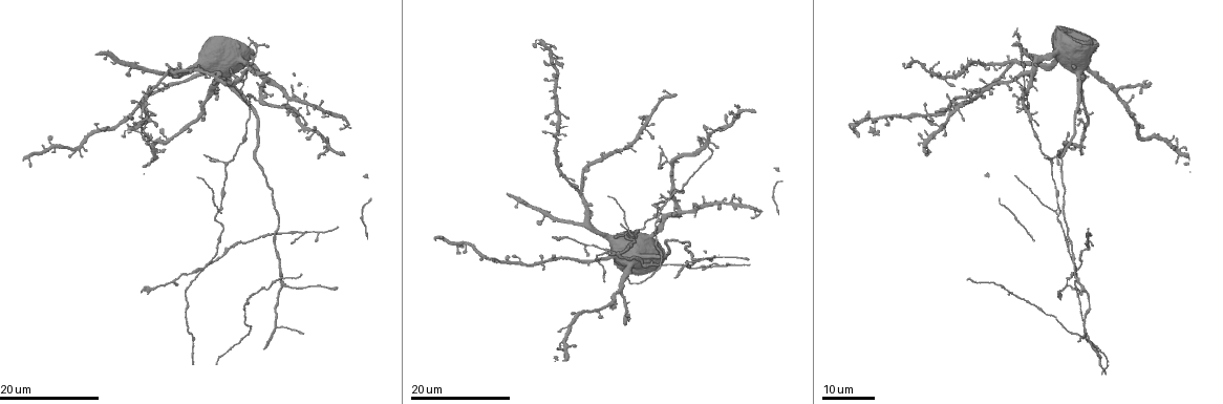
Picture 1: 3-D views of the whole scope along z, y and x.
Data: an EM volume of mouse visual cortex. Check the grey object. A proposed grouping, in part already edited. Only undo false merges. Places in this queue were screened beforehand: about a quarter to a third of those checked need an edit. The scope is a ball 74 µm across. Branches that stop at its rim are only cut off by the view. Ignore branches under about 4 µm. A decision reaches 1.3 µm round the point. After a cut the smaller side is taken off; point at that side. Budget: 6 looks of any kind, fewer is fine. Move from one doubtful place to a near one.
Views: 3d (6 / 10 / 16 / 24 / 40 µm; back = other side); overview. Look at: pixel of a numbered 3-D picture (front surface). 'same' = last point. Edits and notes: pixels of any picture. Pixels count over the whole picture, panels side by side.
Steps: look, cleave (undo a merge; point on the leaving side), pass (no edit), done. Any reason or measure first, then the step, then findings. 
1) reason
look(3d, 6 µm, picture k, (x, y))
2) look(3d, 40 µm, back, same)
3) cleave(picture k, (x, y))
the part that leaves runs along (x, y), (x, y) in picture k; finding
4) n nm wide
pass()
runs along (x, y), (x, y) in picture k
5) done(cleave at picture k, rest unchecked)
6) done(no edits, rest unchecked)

three-way junction
look(3d, 24 µm, picture 1, (208, 263))

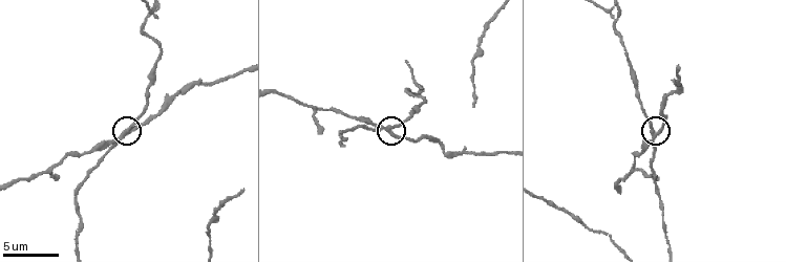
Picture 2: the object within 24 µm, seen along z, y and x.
look(3d, 6 µm, picture 2, (391, 133))

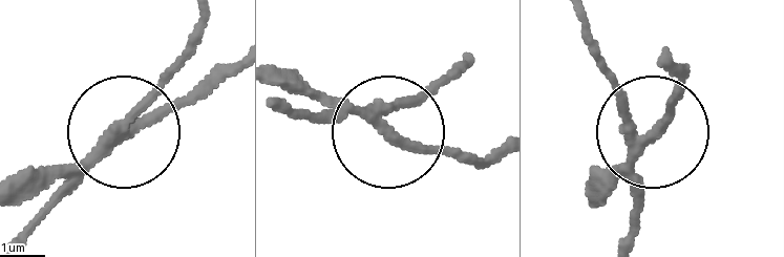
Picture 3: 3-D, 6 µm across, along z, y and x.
3 arms
cleave(picture 3, (37, 188))
a second neuron is stuck on

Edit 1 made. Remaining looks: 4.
looks like a crossing
look(3d, 10 µm, picture 2, (417, 92))

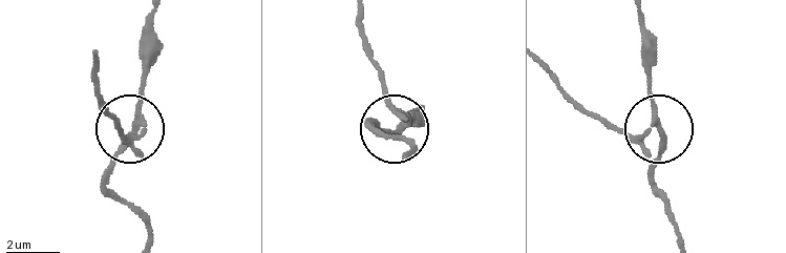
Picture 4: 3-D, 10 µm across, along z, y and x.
cleave(picture 4, (119, 132))
the part that leaves runs along (408, 127), (390, 101), (361, 19) in picture 4; a second neuron is stuck on

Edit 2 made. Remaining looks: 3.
three arms meet
look(3d, 24 µm, picture 1, (226, 164))

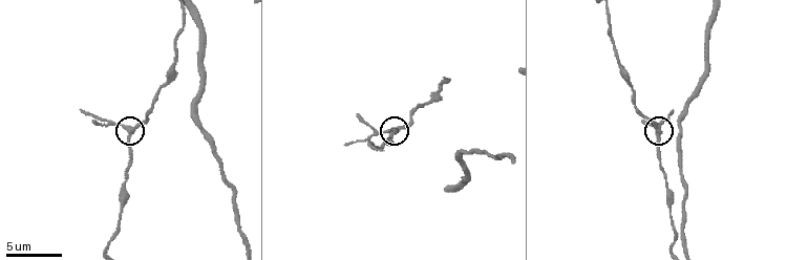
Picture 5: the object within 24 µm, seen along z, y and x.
zoom in
look(3d, 10 µm, picture 5, (661, 134))

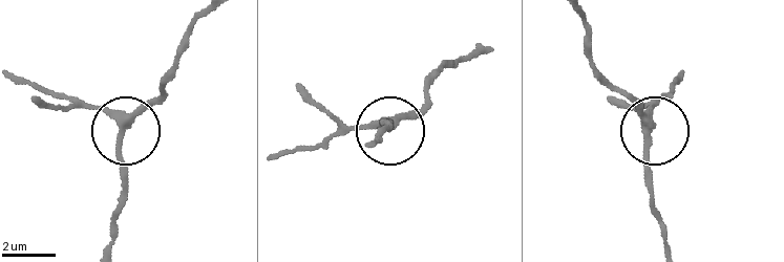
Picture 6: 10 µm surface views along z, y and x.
side arm 5 µm
pass()
runs along (583, 21), (602, 75), (652, 125), (654, 97) in picture 6; continuous, no second neuron

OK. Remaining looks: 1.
done(cleave at picture 3, cleave at picture 4, rest unchecked)

